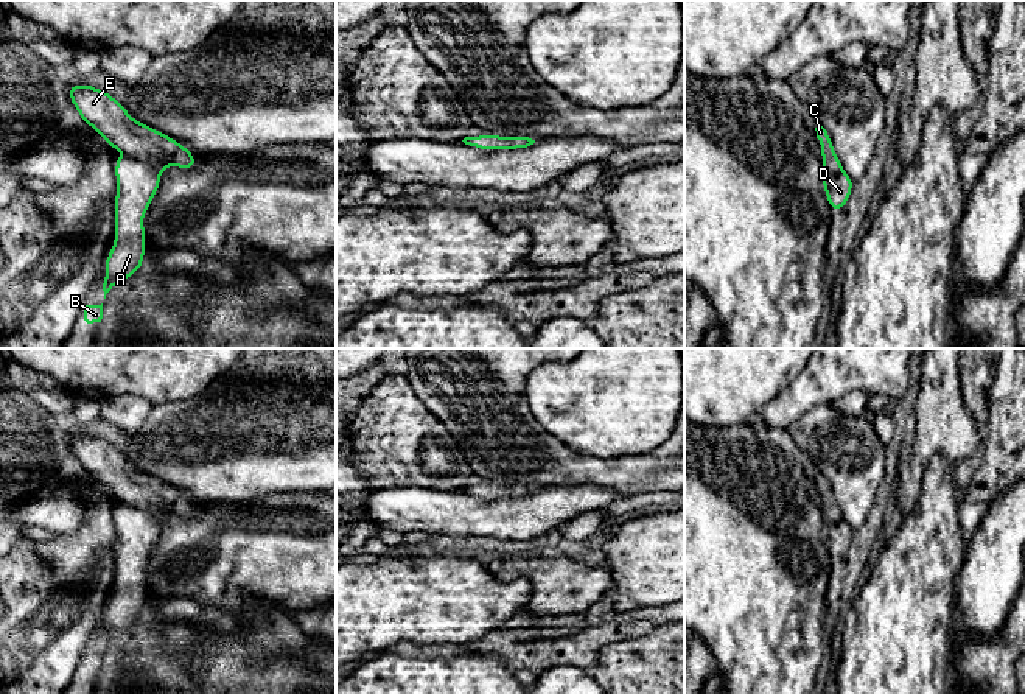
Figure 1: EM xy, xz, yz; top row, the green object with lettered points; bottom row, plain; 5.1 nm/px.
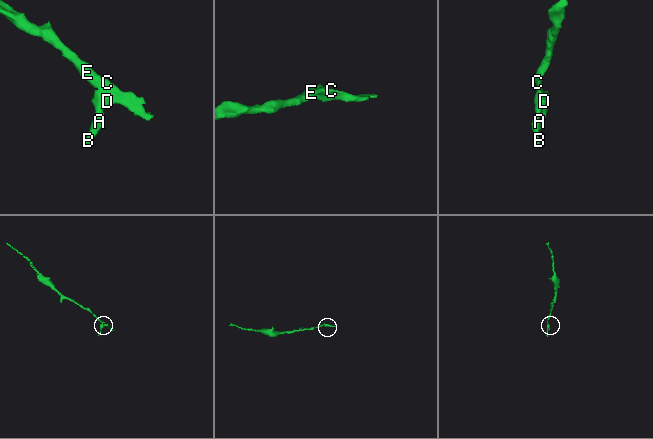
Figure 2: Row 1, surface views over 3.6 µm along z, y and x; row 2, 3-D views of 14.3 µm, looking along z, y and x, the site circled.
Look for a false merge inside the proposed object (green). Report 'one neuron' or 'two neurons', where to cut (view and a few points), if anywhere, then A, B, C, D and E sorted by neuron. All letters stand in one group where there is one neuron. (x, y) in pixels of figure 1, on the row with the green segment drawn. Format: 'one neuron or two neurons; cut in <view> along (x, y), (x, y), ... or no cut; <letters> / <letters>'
one neuron; no cut; A B C D E

